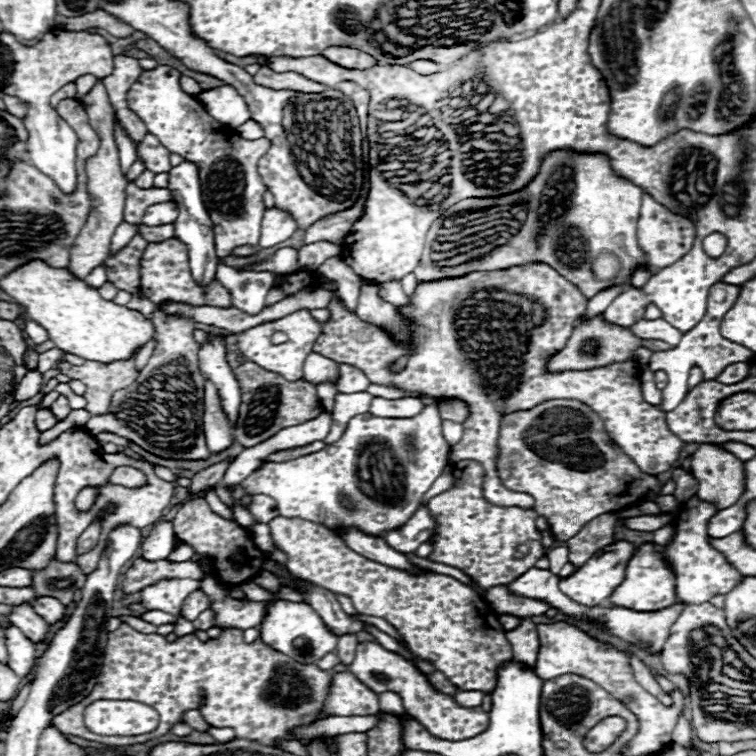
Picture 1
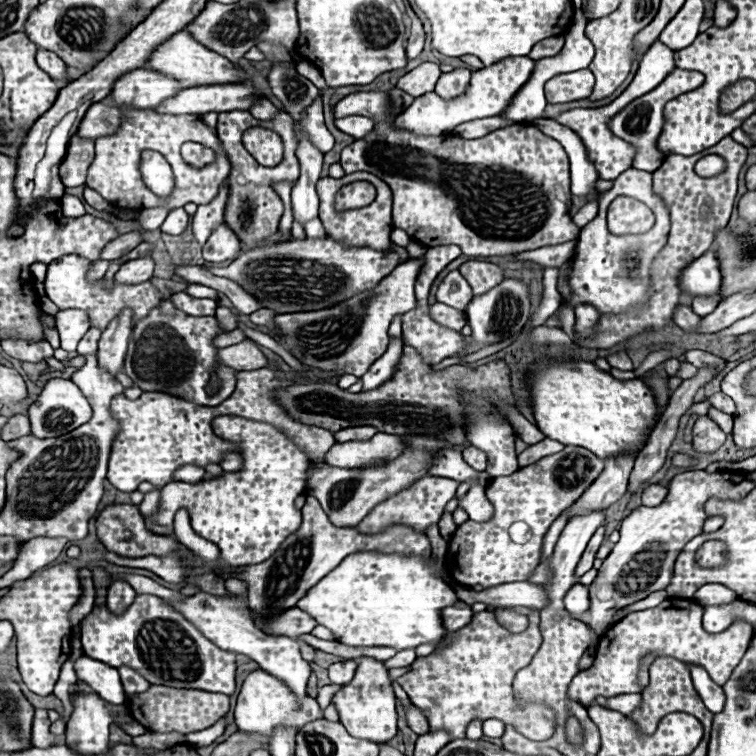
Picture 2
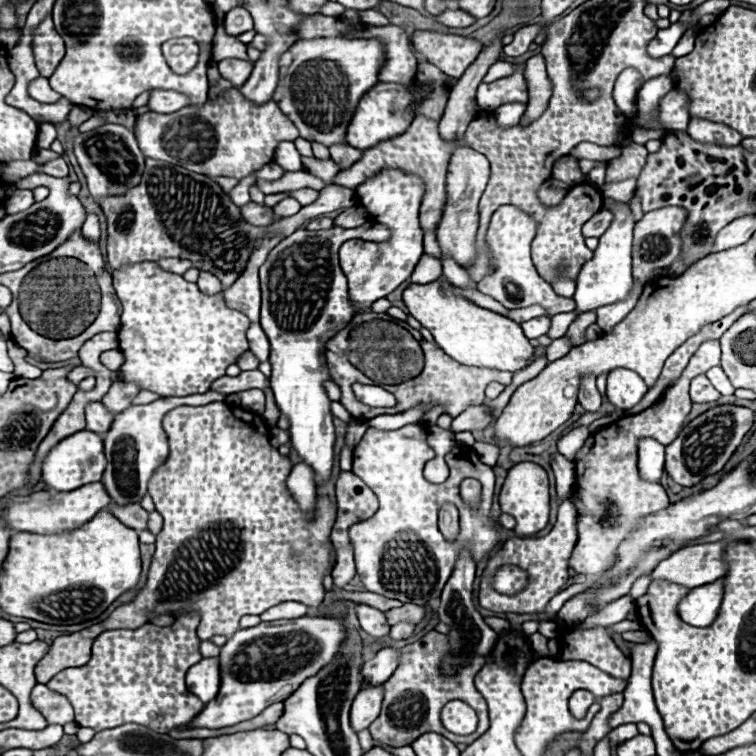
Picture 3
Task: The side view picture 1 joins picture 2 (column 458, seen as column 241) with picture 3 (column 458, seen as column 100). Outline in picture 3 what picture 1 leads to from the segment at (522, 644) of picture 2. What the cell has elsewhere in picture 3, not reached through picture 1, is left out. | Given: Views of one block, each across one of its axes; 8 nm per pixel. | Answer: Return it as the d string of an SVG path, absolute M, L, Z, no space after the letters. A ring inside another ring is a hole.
M430 630L418 642L400 648L398 668L382 684L382 688L384 688L382 712L374 720L374 724L370 724L370 728L368 728L370 734L372 734L372 738L376 742L400 748L400 746L410 746L418 736L422 736L426 732L436 732L436 734L446 736L454 744L472 744L478 736L482 736L488 730L488 708L486 708L486 702L484 702L482 694L474 686L474 678L482 670L484 658L482 656L474 656L468 666L458 668L458 674L446 676L442 672L442 656L446 656L446 652L450 652L448 640L450 638L446 634ZM450 700L462 700L462 702L470 704L478 712L480 722L478 722L476 732L472 732L468 736L456 736L456 734L448 732L442 726L442 722L440 722L440 710Z

